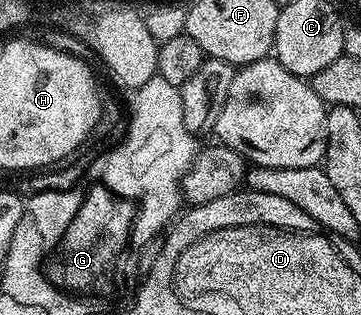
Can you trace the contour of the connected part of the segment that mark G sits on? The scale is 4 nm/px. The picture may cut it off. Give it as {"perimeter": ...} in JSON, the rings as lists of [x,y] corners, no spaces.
{"perimeter":[[[97,188],[97,192],[89,196],[89,204],[79,206],[69,226],[69,236],[65,236],[65,244],[57,244],[57,260],[53,260],[53,268],[49,268],[53,280],[57,280],[57,284],[69,284],[69,288],[97,288],[97,276],[105,272],[105,264],[113,260],[113,252],[121,248],[121,242],[130,239],[126,224],[129,224],[129,204],[109,200],[109,192]]]}

